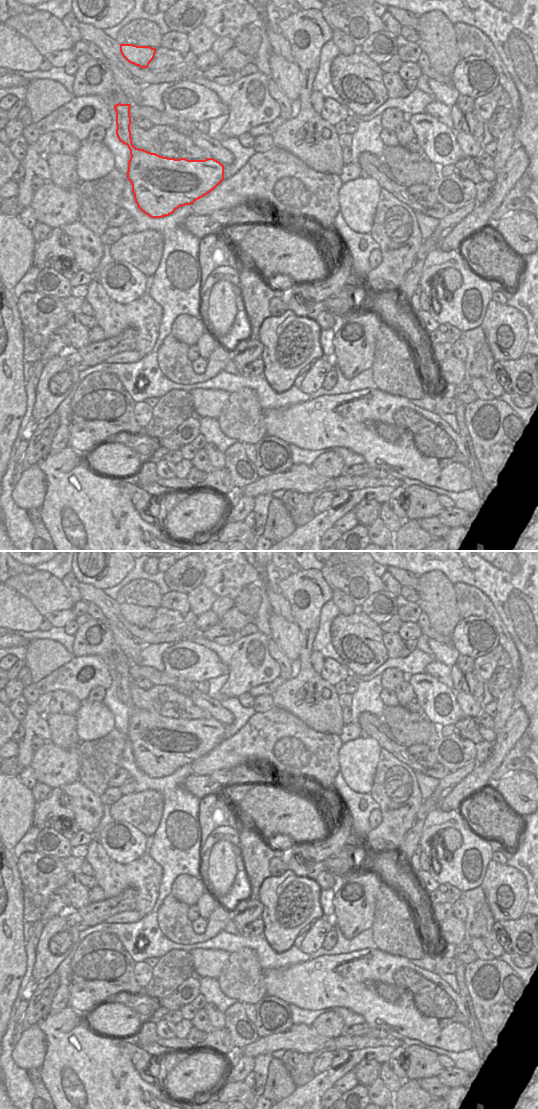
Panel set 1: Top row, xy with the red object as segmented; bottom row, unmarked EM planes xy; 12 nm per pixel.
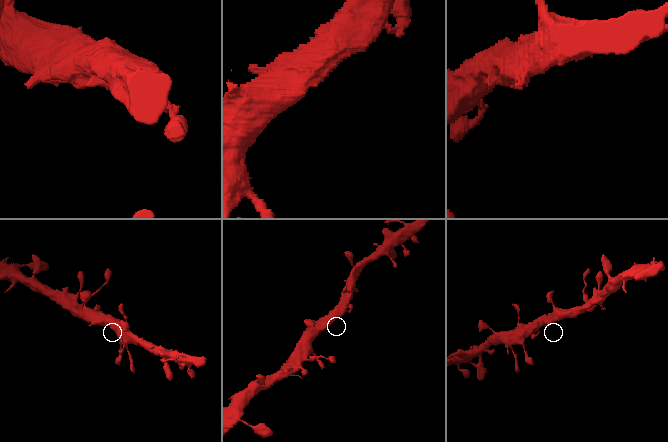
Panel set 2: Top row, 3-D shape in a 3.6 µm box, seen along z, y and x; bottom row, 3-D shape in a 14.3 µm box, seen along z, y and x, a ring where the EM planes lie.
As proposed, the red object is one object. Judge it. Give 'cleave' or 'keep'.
keep

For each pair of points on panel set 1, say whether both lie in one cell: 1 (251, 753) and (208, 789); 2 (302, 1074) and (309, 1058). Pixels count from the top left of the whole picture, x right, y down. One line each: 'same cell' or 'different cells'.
1: different cells
2: same cell

